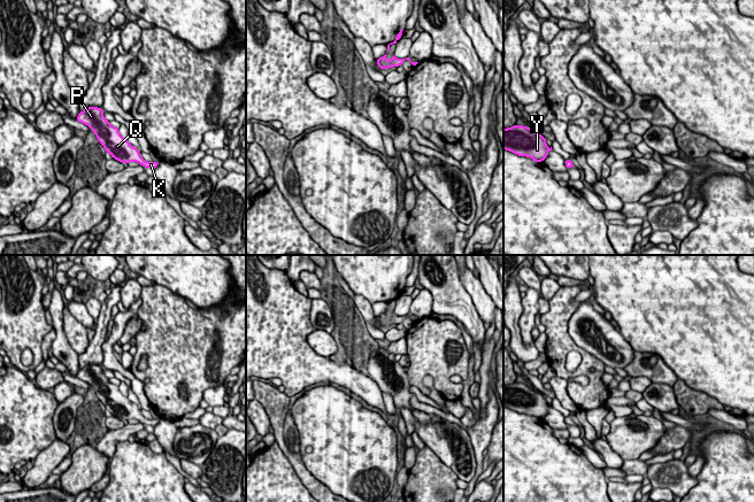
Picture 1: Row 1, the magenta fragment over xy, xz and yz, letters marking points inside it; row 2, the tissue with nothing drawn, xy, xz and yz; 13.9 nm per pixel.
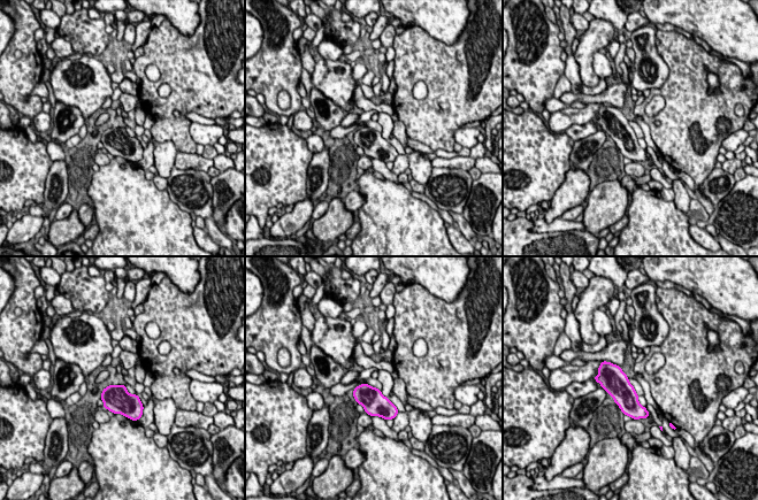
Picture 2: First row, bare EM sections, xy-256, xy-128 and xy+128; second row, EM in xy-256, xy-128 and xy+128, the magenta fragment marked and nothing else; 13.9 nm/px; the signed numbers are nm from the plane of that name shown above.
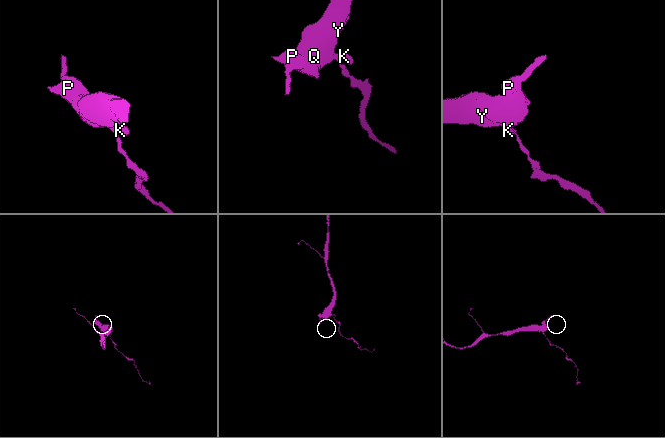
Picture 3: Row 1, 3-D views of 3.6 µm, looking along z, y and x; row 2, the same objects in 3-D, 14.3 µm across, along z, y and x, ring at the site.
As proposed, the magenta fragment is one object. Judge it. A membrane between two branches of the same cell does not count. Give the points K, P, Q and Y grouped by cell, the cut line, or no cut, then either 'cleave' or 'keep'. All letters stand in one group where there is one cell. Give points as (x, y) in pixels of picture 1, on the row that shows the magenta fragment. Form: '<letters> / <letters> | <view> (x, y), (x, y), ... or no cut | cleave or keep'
K P Q Y | no cut | keep

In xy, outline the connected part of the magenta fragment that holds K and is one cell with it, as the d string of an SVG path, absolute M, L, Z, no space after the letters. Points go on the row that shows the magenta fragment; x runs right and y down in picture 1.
M89 107L78 114L76 121L87 125L95 133L95 138L103 146L106 153L121 163L137 162L144 168L153 170L160 164L154 161L146 162L138 148L124 139L117 128L109 124L103 116L102 108Z

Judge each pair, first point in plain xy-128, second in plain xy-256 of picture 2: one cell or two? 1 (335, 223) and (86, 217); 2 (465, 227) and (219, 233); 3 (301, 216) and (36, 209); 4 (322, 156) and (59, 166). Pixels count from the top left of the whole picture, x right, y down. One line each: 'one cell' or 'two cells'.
1: two cells
2: one cell
3: two cells
4: one cell

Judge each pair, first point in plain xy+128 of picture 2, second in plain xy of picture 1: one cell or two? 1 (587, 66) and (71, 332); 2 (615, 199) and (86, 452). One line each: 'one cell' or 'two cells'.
1: one cell
2: one cell

